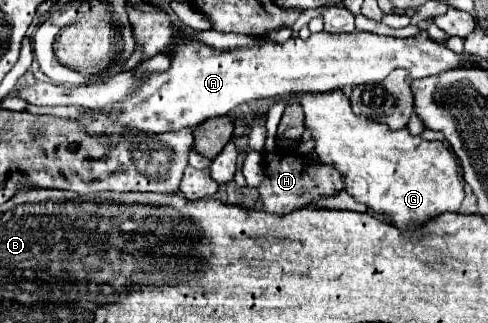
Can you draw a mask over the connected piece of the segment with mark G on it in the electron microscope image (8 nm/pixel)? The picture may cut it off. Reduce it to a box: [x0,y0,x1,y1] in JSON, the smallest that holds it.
[280,90,464,228]

